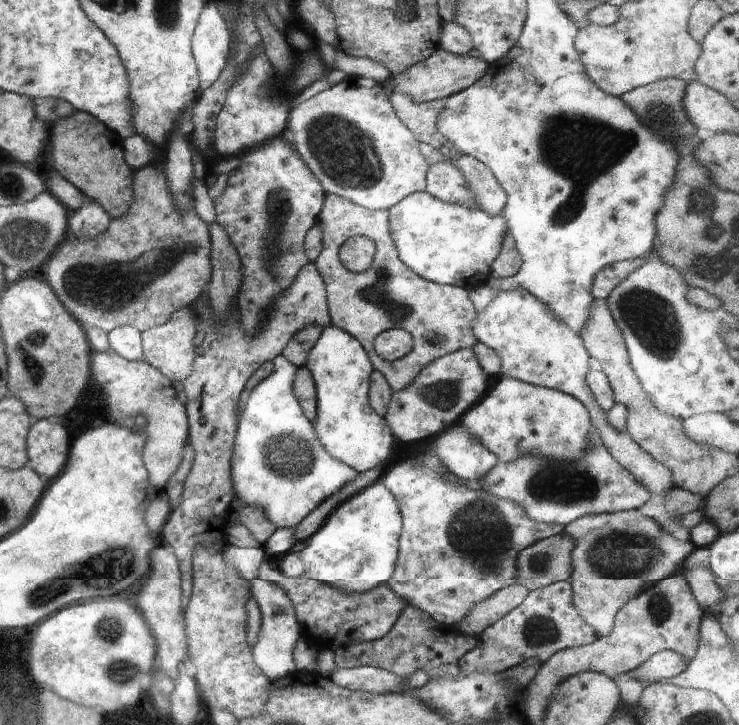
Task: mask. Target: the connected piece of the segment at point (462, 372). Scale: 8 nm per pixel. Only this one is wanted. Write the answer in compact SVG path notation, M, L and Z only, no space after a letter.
M472 347L445 354L432 360L432 364L424 366L416 374L416 380L408 384L408 388L392 394L385 416L386 422L393 436L400 438L404 446L426 440L428 436L434 436L456 422L462 412L466 412L476 400L481 400L488 391L487 381L487 374L478 364Z

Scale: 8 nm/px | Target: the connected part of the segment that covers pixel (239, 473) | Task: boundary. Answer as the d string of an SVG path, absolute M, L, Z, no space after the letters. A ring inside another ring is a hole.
M284 355L276 356L273 363L274 372L252 390L242 416L239 416L229 464L231 484L233 491L236 492L235 496L238 496L246 505L262 508L266 518L276 526L276 529L293 528L300 524L312 510L316 510L320 502L328 500L334 492L340 492L344 484L350 484L352 480L356 480L359 471L328 456L324 445L320 444L314 432L314 426L310 420L306 419L292 390L292 382L298 367L290 364Z

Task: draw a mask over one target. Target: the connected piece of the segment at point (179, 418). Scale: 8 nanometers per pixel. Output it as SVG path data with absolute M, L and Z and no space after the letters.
M112 347L106 352L94 352L90 355L90 374L94 382L108 394L108 420L116 423L131 423L136 416L144 416L144 435L146 444L142 460L148 471L150 486L160 491L176 473L182 458L184 447L189 440L188 416L184 404L176 396L172 383L162 376L156 368L146 361L126 360L116 354Z

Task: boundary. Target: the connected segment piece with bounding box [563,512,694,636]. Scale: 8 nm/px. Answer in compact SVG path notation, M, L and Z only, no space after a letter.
M632 512L612 514L606 524L610 524L610 532L606 536L606 558L603 514L582 516L568 523L563 530L576 544L572 550L572 574L568 579L574 592L574 604L581 618L595 628L598 636L612 632L612 624L620 608L633 595L644 591L648 583L654 584L679 572L694 547L691 541L678 540L662 529L634 532Z

